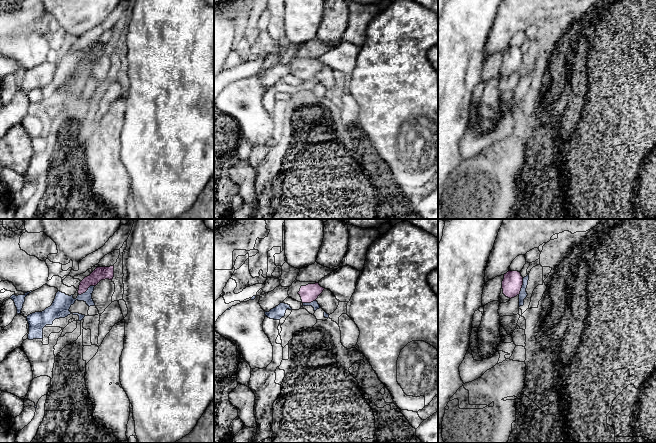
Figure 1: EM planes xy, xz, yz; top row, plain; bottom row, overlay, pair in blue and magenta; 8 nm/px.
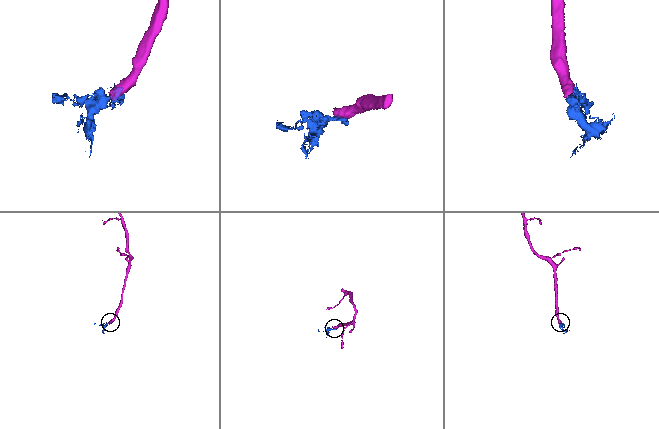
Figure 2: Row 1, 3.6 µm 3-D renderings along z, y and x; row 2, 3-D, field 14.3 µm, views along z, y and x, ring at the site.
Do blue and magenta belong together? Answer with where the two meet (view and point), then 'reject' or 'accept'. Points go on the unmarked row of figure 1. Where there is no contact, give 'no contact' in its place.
xy (87, 66) | reject

